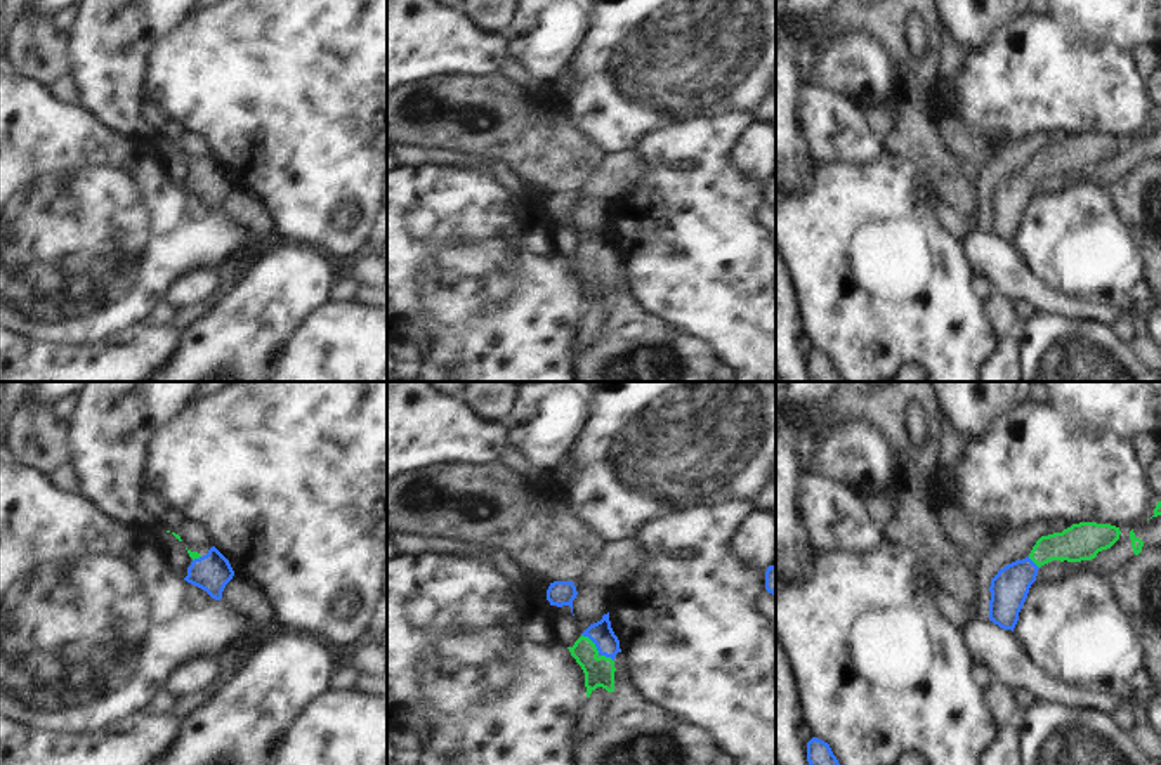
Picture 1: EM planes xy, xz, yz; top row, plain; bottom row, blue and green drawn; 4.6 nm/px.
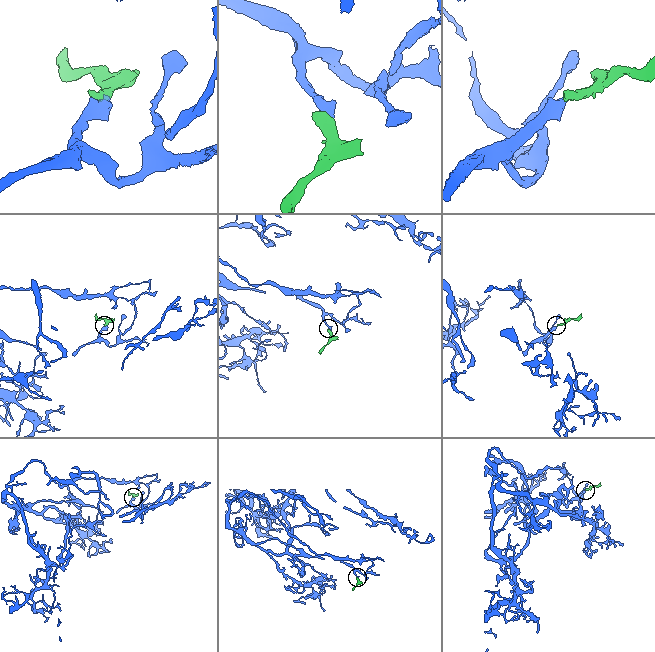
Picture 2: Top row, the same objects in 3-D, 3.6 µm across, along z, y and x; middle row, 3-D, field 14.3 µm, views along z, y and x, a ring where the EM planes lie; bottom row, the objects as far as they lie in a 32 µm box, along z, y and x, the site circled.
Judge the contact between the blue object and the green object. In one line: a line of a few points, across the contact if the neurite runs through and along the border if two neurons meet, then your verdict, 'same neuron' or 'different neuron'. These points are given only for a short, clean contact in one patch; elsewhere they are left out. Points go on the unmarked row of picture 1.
xz (601, 245), (597, 261), (594, 278), (599, 283) | same neuron

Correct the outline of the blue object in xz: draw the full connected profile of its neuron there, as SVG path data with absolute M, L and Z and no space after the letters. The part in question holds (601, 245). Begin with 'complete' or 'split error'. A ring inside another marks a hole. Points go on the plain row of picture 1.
split error; M609 224L590 236L574 257L567 260L585 284L587 309L597 298L614 304L614 269L621 260L611 239Z

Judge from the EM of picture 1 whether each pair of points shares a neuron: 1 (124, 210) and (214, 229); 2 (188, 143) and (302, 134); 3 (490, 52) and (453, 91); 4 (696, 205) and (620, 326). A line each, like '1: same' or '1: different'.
1: same
2: different
3: different
4: different

